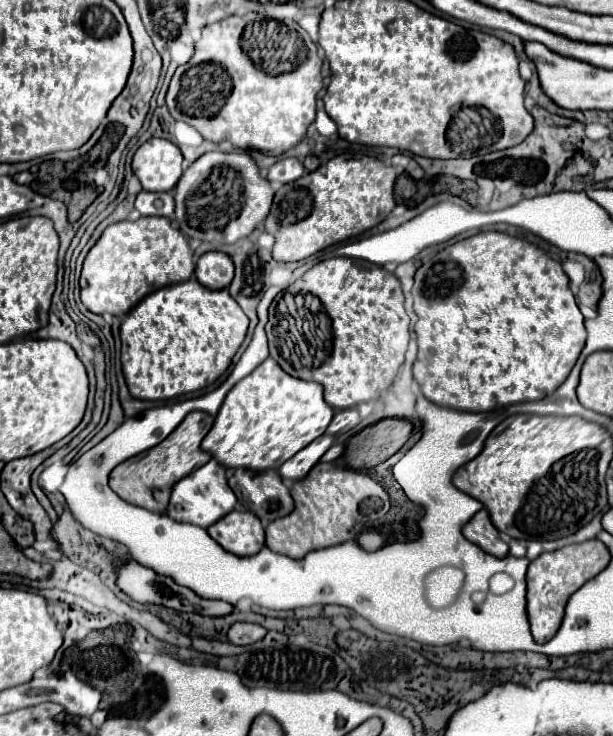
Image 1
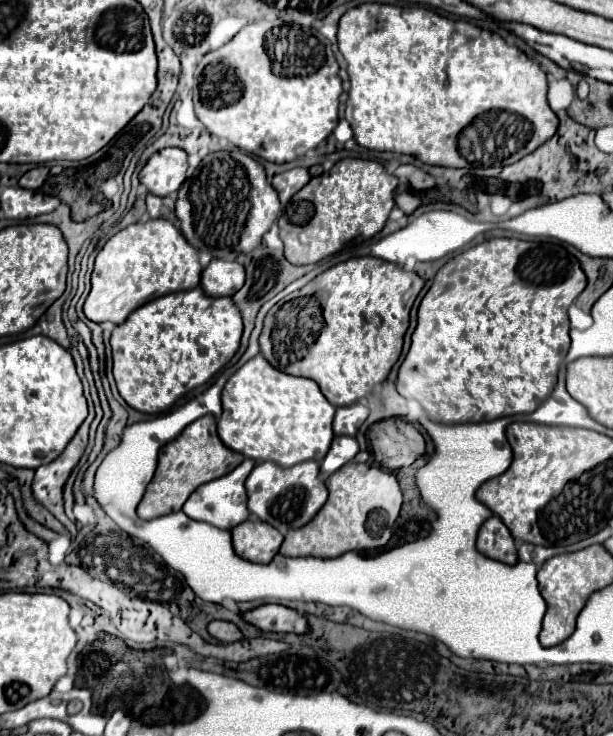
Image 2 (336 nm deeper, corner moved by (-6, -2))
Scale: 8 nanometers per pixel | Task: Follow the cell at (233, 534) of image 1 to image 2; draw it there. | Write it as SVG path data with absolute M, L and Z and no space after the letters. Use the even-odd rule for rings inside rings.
M259 519L243 521L231 531L231 535L235 553L255 563L271 561L283 543L283 535L275 527Z

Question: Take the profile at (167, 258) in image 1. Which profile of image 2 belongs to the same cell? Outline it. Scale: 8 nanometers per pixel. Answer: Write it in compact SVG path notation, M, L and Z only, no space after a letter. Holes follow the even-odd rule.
M165 219L133 223L113 235L95 257L95 269L91 273L93 287L83 311L93 323L111 321L119 325L129 317L131 311L147 301L199 285L201 269L199 251L187 243L173 223Z

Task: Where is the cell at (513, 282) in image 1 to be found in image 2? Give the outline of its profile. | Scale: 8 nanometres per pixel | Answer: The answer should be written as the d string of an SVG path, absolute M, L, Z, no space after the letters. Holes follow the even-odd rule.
M491 239L481 245L475 245L459 255L455 255L451 261L443 265L443 269L437 273L429 293L423 297L419 305L419 321L411 337L411 349L405 357L405 361L399 367L397 375L397 391L405 399L415 399L421 403L425 409L427 417L437 423L477 423L477 421L491 421L497 417L509 417L509 415L519 415L519 413L531 413L539 403L543 403L555 383L557 383L557 371L559 363L569 351L569 319L567 319L567 309L569 305L579 297L579 293L585 289L587 277L579 265L579 259L571 255L565 247L559 243L527 243L527 241L517 241L517 239Z

